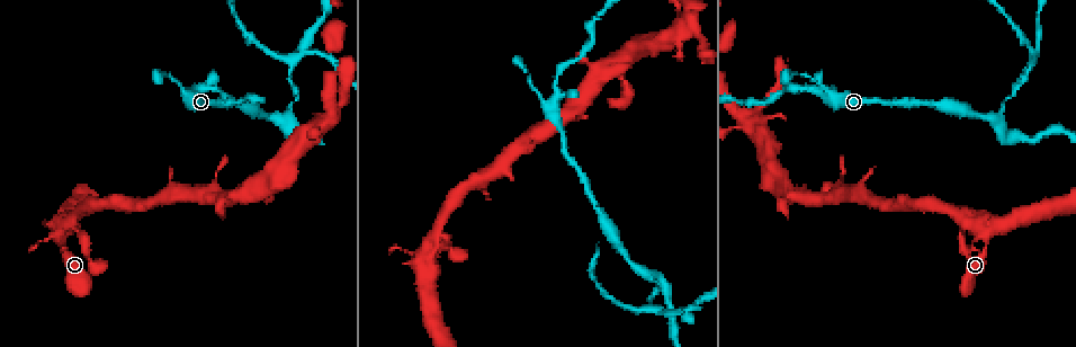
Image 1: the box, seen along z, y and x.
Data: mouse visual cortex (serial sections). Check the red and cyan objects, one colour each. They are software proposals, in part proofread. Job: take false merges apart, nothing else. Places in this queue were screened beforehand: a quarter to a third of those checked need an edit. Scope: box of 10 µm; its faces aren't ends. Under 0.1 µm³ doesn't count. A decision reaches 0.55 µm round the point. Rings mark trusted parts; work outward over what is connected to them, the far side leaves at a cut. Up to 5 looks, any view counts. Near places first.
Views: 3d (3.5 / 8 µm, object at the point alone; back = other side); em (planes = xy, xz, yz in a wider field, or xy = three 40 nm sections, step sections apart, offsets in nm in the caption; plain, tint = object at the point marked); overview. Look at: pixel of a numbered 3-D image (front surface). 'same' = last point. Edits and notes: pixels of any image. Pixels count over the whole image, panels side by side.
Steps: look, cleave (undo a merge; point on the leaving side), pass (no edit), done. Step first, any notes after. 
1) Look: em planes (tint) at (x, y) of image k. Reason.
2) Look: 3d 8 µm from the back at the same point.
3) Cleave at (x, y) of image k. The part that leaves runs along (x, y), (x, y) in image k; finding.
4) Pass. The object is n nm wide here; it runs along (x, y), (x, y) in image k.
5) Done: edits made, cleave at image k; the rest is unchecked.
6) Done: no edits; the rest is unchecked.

Look: 3d 8 µm at (643, 274) of image 1. Calibre changes.

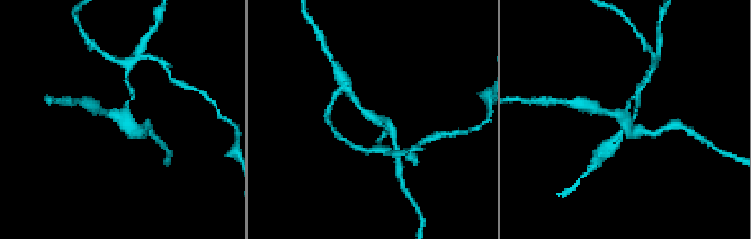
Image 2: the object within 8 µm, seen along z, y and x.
Look: 3d 3.5 µm at the same point. Zoom in.

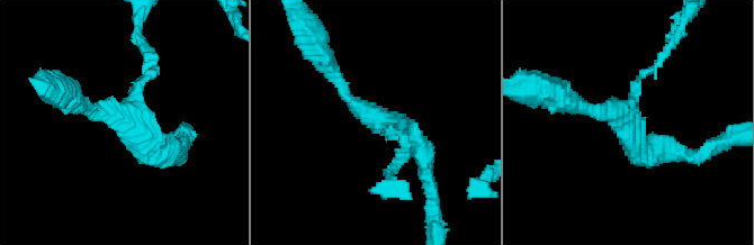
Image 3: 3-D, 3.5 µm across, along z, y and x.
Look: em xy step 1 (tint) at (627, 110) of image 3. 3 arms meet here; the arms are 150, 200, 300 nm wide; need the tissue.

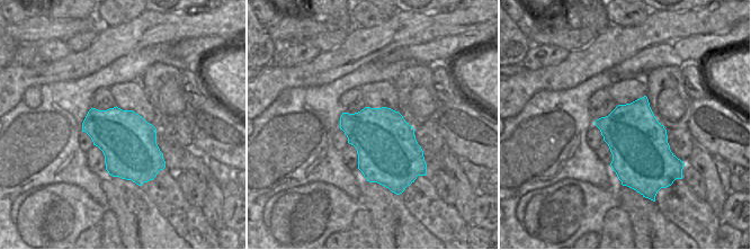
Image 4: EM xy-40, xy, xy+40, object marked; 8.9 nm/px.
Pass. The object is 550 nm wide here; it runs along (329, 69), (349, 101), (401, 135), (401, 155) in image 3; one cell here.

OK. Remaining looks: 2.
Look: 3d 8 µm at (421, 260) of image 1. Arms part here.

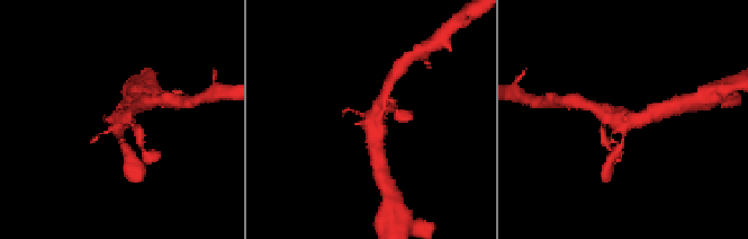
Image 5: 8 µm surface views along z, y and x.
Look: 3d 3.5 µm at the same point. Closer look.

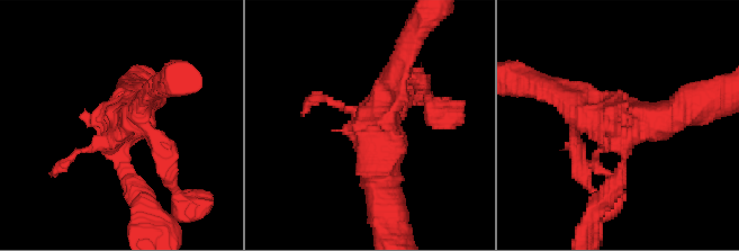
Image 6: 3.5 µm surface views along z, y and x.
Pass. It runs along (137, 191), (114, 136), (144, 98) in image 6; continuous, no second cell.

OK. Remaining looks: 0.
Done: no edits; the rest is unchecked.

